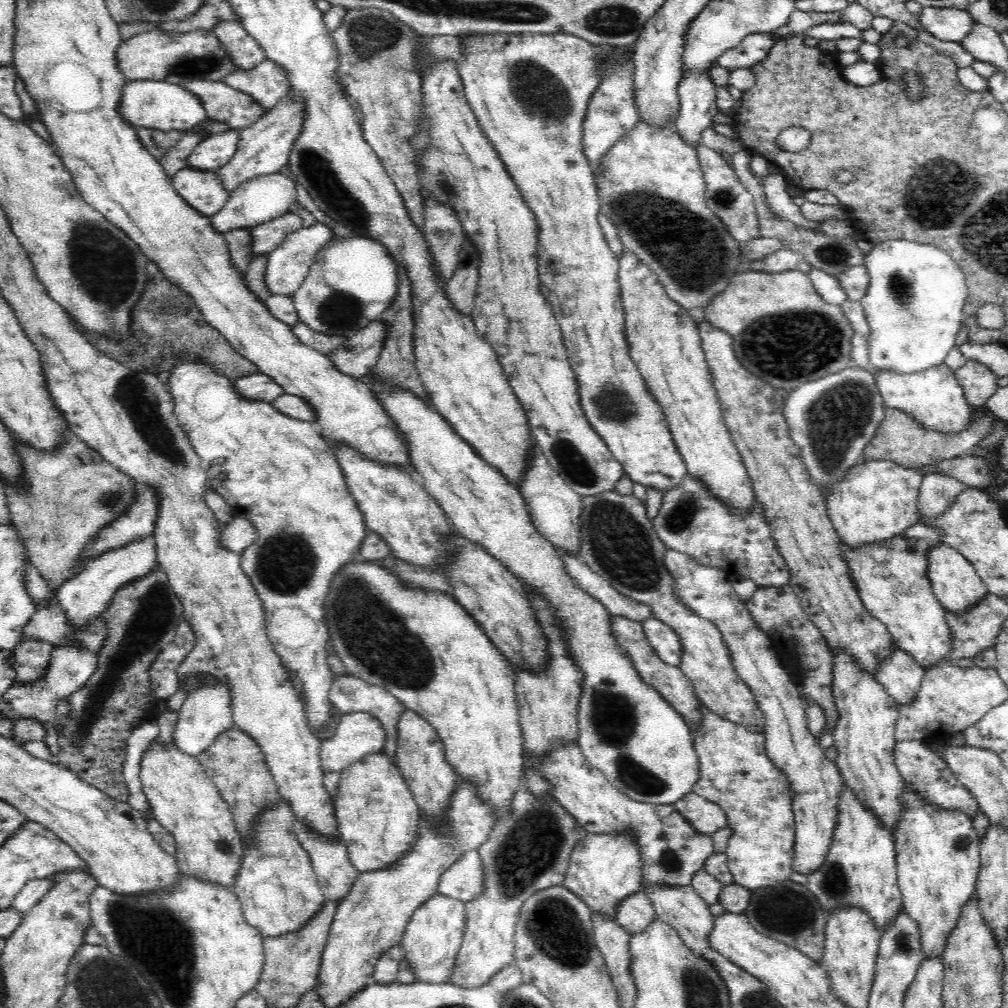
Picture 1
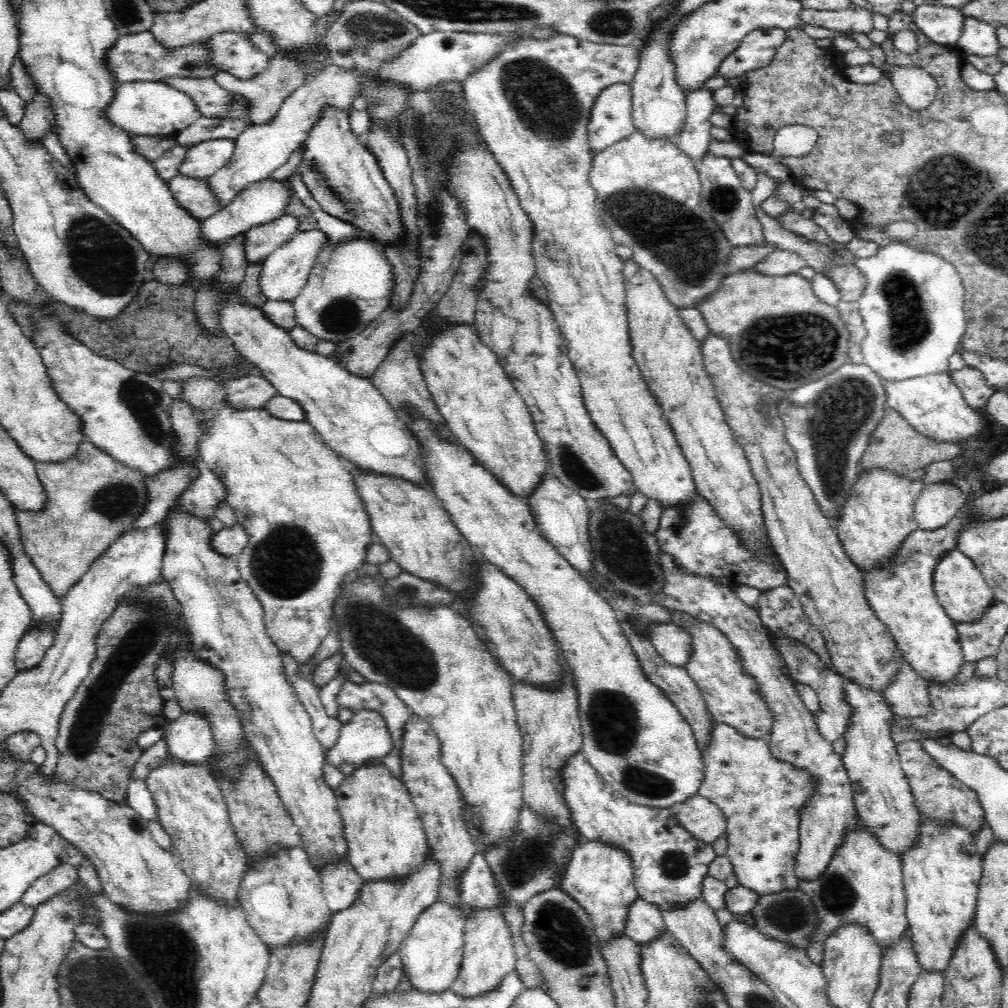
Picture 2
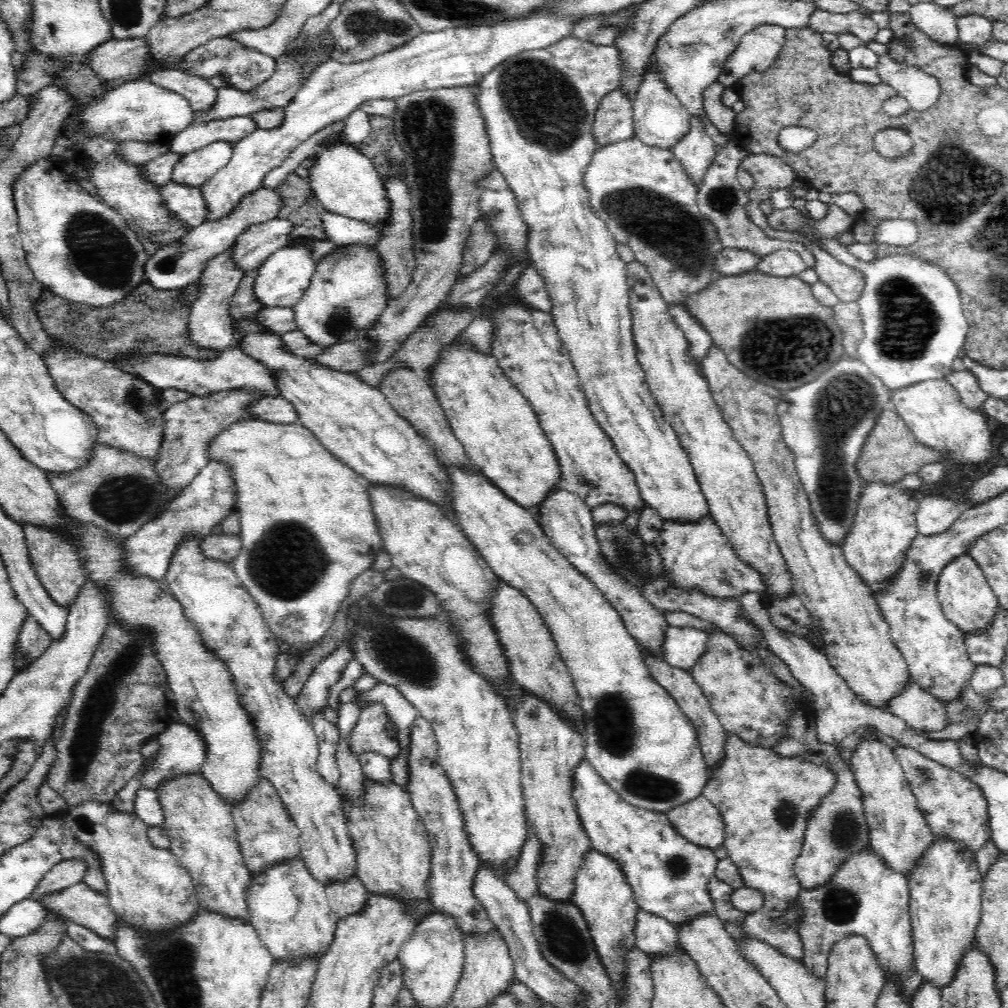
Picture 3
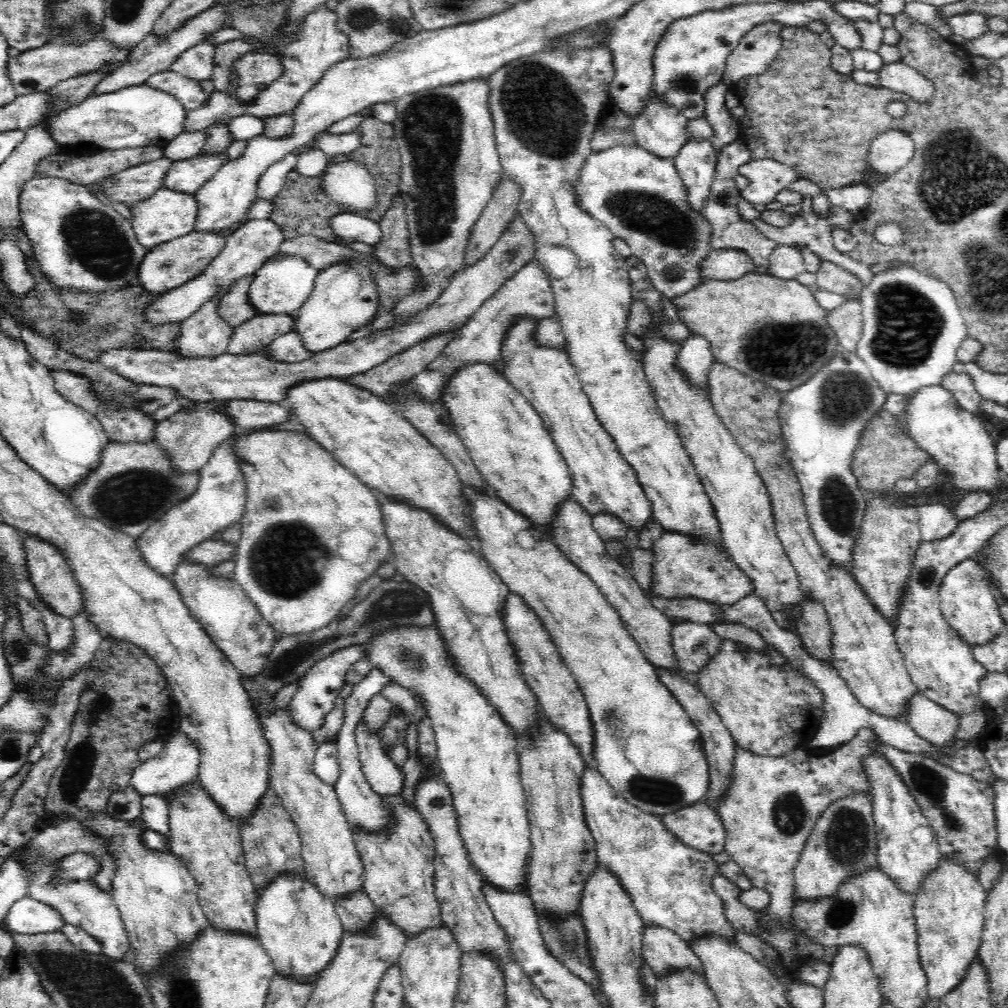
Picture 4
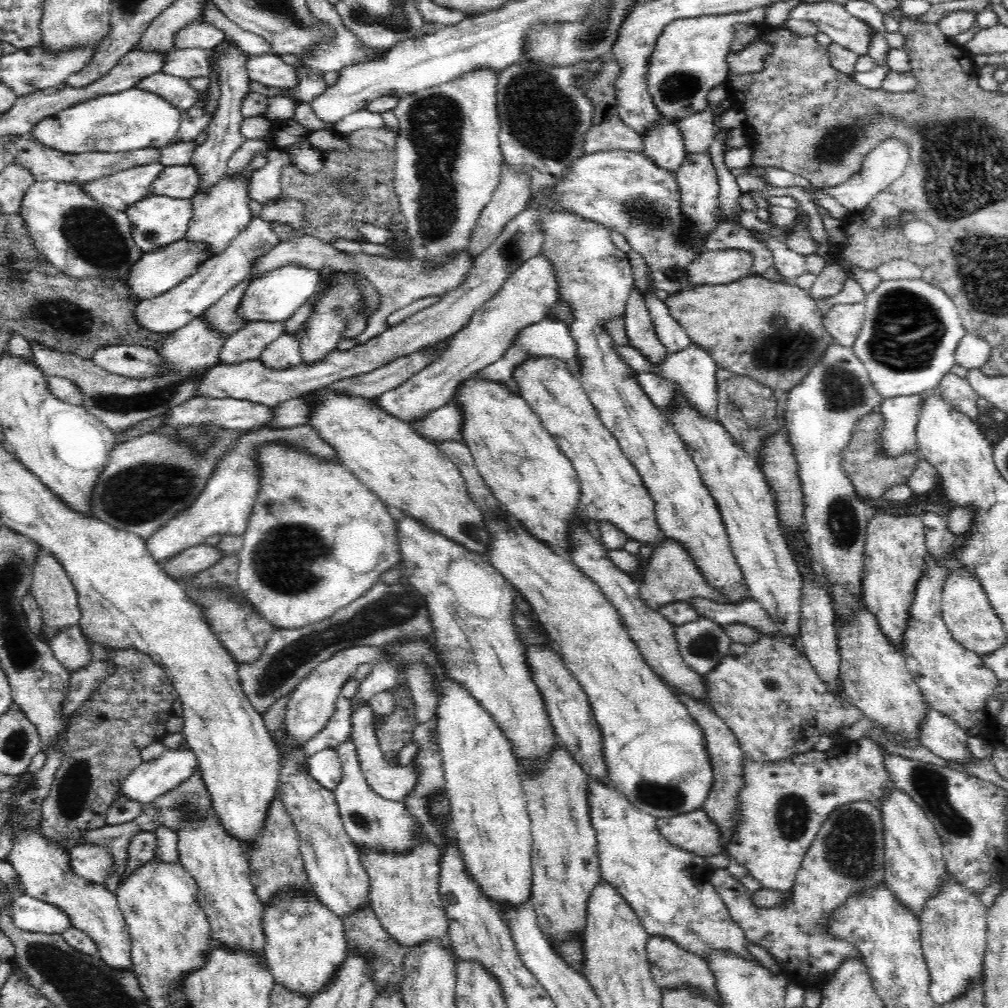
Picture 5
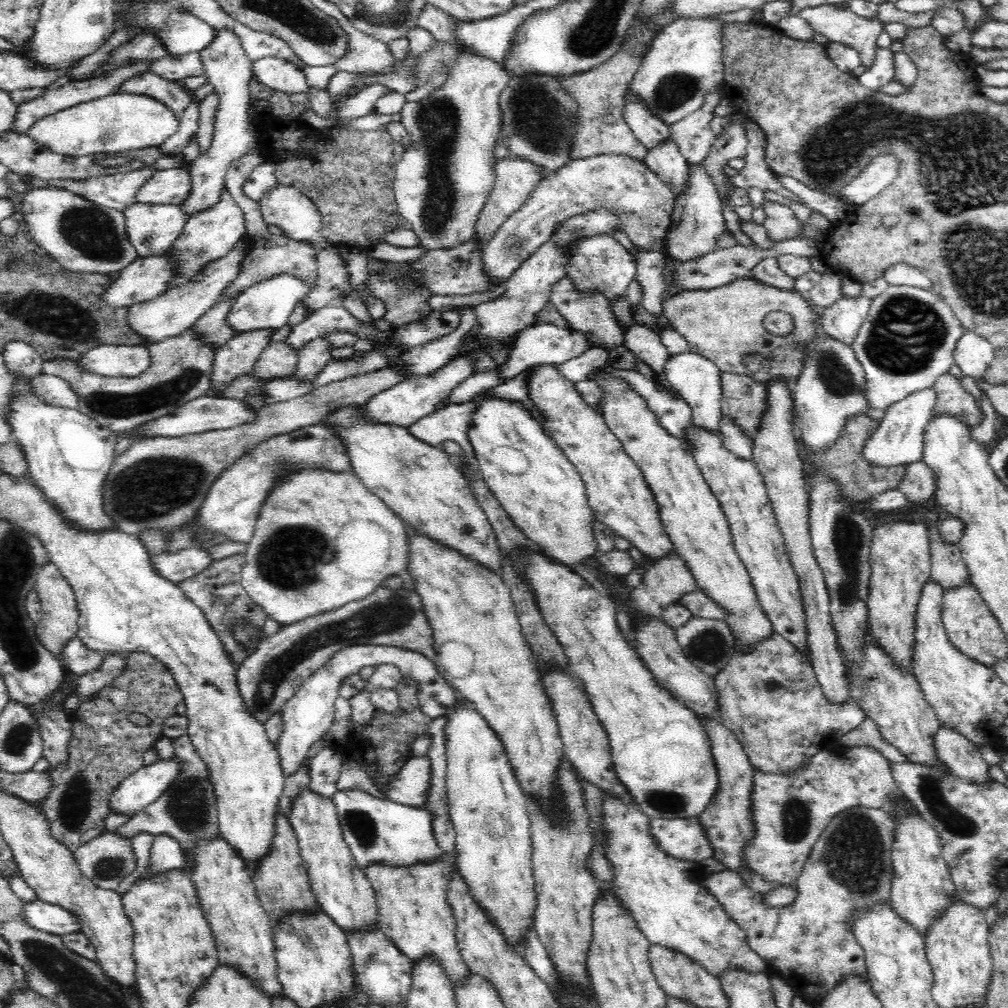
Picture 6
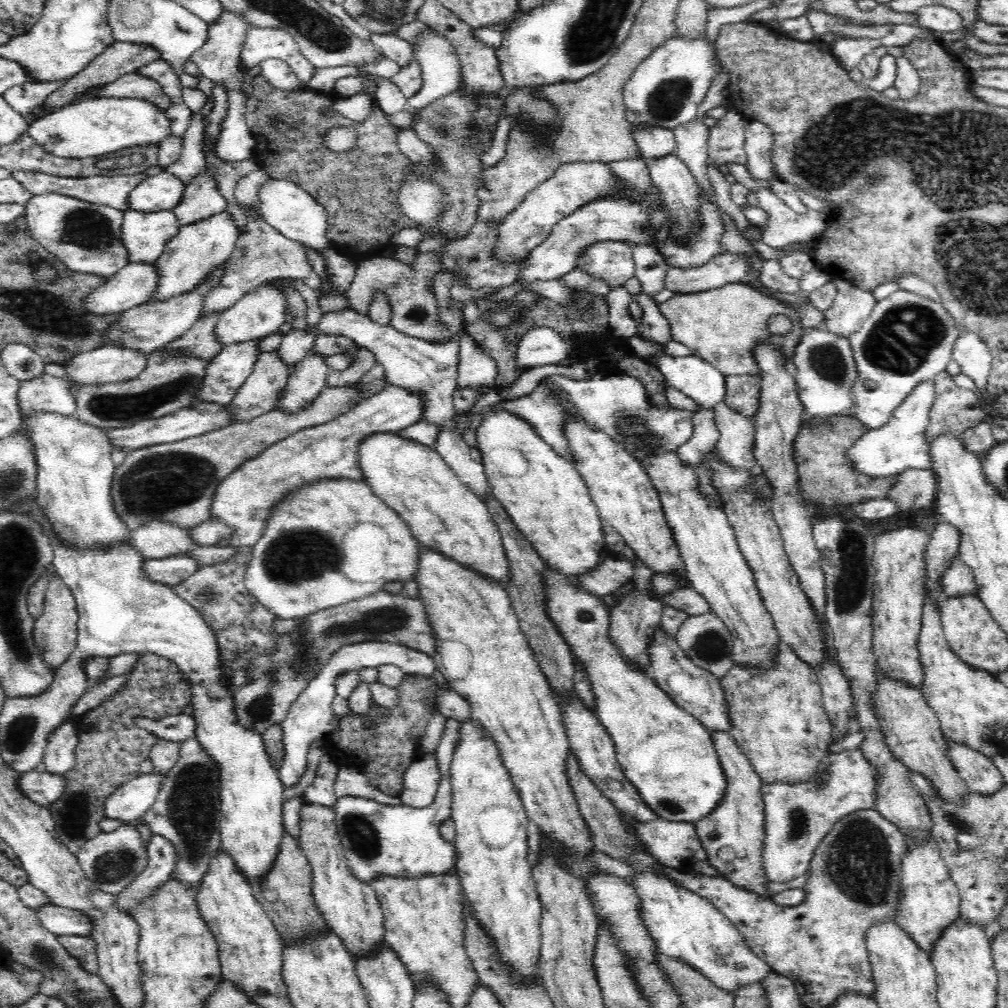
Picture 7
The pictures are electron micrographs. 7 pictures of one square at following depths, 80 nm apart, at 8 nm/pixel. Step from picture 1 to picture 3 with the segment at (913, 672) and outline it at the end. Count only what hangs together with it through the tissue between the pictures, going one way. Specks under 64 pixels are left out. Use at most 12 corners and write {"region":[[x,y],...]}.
{"region":[[912,682],[883,710],[925,734],[951,724],[944,703]]}

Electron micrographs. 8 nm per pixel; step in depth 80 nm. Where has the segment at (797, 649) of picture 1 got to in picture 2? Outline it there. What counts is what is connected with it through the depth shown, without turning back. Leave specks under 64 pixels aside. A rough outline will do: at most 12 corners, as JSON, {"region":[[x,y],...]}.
{"region":[[790,585],[762,591],[768,631],[806,644],[832,667],[821,631]]}

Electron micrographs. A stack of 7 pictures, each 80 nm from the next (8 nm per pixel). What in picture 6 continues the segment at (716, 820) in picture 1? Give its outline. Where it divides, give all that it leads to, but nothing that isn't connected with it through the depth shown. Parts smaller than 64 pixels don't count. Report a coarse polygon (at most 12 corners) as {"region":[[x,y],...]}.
{"region":[[649,817],[657,849],[676,861],[713,857],[697,818]]}

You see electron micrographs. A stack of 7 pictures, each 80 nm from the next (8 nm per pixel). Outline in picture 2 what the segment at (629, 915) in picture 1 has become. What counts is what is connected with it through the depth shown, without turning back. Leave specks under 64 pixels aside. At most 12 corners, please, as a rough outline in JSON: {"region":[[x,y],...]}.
{"region":[[640,898],[627,936],[639,946],[670,933],[662,912]]}

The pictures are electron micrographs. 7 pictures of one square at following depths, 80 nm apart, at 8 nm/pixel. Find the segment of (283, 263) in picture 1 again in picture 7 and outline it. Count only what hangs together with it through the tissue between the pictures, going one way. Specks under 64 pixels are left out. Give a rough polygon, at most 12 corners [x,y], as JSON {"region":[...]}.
{"region":[[272,285],[219,314],[224,349],[279,331],[288,302]]}

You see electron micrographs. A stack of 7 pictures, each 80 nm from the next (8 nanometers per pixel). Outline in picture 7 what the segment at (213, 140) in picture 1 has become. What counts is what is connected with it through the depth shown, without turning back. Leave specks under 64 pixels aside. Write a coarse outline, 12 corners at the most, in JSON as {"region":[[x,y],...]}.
{"region":[[162,171],[130,191],[124,212],[173,212],[185,188]]}

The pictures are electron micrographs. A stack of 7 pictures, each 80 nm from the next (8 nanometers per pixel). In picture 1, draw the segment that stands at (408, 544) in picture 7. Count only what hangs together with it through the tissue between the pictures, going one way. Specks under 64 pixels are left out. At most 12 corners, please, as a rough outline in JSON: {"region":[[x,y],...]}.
{"region":[[180,362],[178,424],[312,731],[326,598],[370,531],[317,426]]}

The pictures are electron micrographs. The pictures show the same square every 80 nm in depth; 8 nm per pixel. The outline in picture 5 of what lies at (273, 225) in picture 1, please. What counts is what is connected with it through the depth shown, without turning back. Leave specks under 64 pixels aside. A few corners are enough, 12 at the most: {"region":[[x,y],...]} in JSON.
{"region":[[262,218],[174,289],[138,301],[135,324],[168,335],[245,280],[279,243]]}

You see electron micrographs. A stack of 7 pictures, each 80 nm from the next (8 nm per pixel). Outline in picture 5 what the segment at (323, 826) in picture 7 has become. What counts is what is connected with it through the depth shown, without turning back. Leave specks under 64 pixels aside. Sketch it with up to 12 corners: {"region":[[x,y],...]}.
{"region":[[304,749],[282,762],[278,797],[318,901],[346,922],[370,881],[335,794]]}

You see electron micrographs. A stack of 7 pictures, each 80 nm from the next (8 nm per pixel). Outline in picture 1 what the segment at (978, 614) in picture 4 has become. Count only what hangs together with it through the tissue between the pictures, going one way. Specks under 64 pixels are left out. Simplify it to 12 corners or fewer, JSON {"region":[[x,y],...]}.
{"region":[[945,543],[930,550],[928,577],[956,616],[991,593],[974,565]]}

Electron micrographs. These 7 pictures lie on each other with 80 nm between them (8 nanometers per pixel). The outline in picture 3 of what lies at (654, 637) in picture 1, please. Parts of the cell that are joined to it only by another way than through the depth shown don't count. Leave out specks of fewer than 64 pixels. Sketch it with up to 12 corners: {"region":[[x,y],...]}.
{"region":[[670,626],[665,662],[690,671],[708,653],[710,633]]}

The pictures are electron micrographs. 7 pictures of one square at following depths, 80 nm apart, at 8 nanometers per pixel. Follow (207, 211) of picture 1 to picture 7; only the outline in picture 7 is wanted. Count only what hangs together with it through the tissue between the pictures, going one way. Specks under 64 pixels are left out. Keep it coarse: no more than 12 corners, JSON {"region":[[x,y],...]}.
{"region":[[126,211],[129,264],[154,264],[180,230],[172,211]]}

